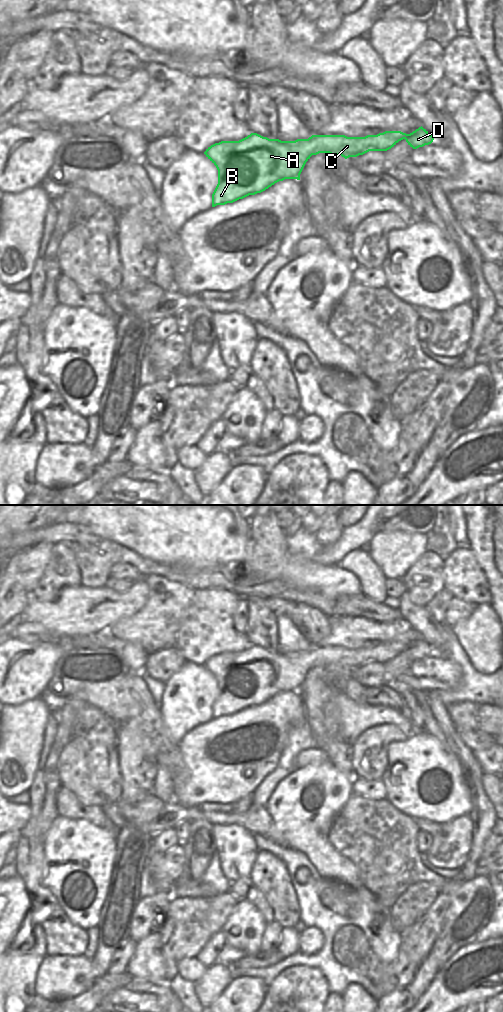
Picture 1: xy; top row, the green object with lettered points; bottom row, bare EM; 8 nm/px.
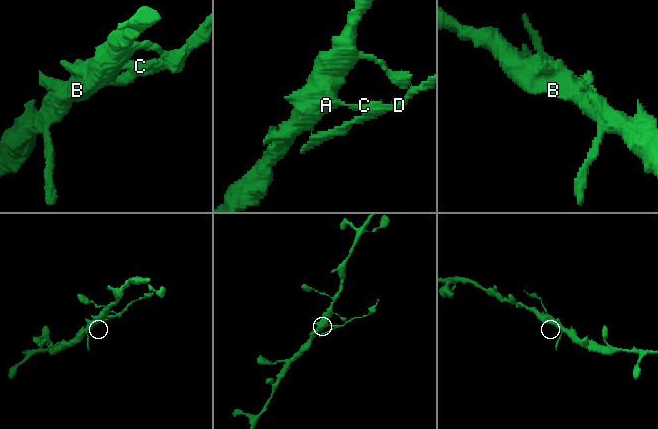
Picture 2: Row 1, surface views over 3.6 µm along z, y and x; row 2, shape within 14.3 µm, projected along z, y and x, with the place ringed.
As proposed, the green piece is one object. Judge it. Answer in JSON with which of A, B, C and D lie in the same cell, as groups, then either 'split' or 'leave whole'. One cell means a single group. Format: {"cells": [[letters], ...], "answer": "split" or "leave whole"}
{"cells": [["A", "B"], ["C", "D"]], "answer": "split"}

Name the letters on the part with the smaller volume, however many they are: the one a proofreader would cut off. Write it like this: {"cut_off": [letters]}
{"cut_off": ["C", "D"]}

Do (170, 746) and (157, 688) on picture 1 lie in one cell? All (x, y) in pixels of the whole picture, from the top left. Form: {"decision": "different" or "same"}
{"decision": "different"}

